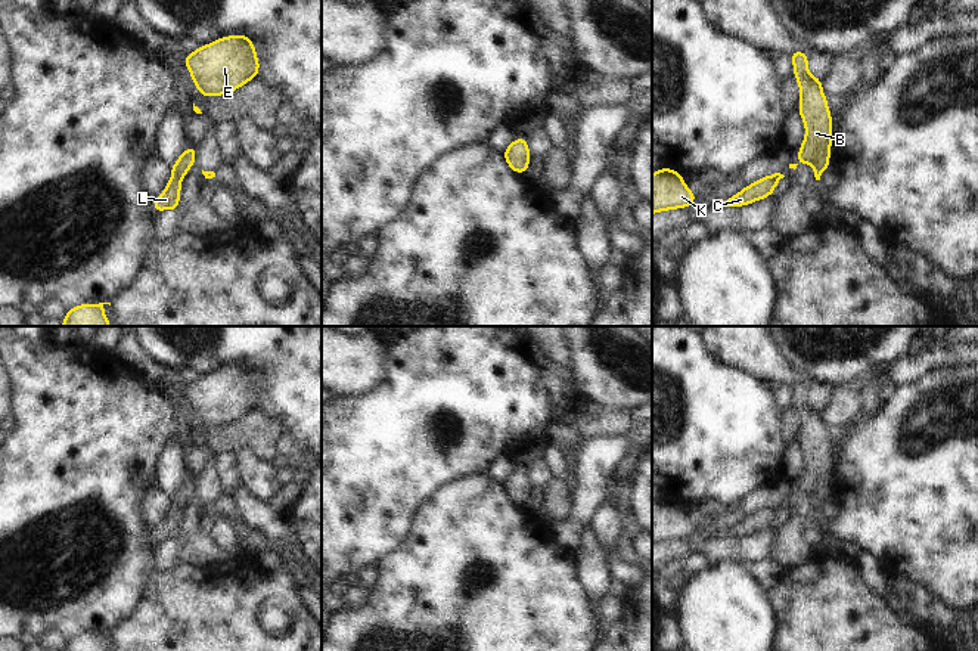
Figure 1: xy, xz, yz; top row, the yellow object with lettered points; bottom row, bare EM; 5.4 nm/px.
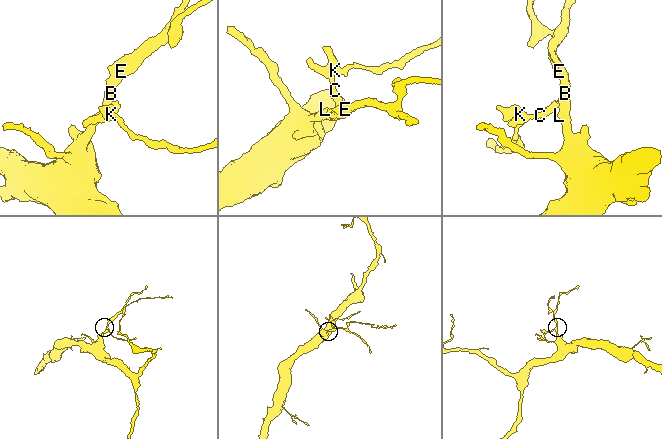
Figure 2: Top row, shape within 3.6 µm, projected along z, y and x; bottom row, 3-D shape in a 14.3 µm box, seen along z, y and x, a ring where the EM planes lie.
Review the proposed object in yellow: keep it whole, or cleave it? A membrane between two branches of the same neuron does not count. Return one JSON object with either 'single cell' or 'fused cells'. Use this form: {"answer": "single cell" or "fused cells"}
{"answer": "fused cells"}

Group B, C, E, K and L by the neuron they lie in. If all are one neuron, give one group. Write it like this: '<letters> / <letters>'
B E L / C K

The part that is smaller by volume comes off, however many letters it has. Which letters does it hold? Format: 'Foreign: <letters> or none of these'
Foreign: C, K

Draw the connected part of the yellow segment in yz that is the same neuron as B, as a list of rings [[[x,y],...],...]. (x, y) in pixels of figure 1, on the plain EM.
[[[804,382],[791,384],[794,407],[800,416],[798,443],[804,452],[805,468],[798,484],[800,495],[810,495],[816,511],[829,497],[832,477],[832,446],[826,427],[822,419],[822,410],[808,404],[808,388]]]

